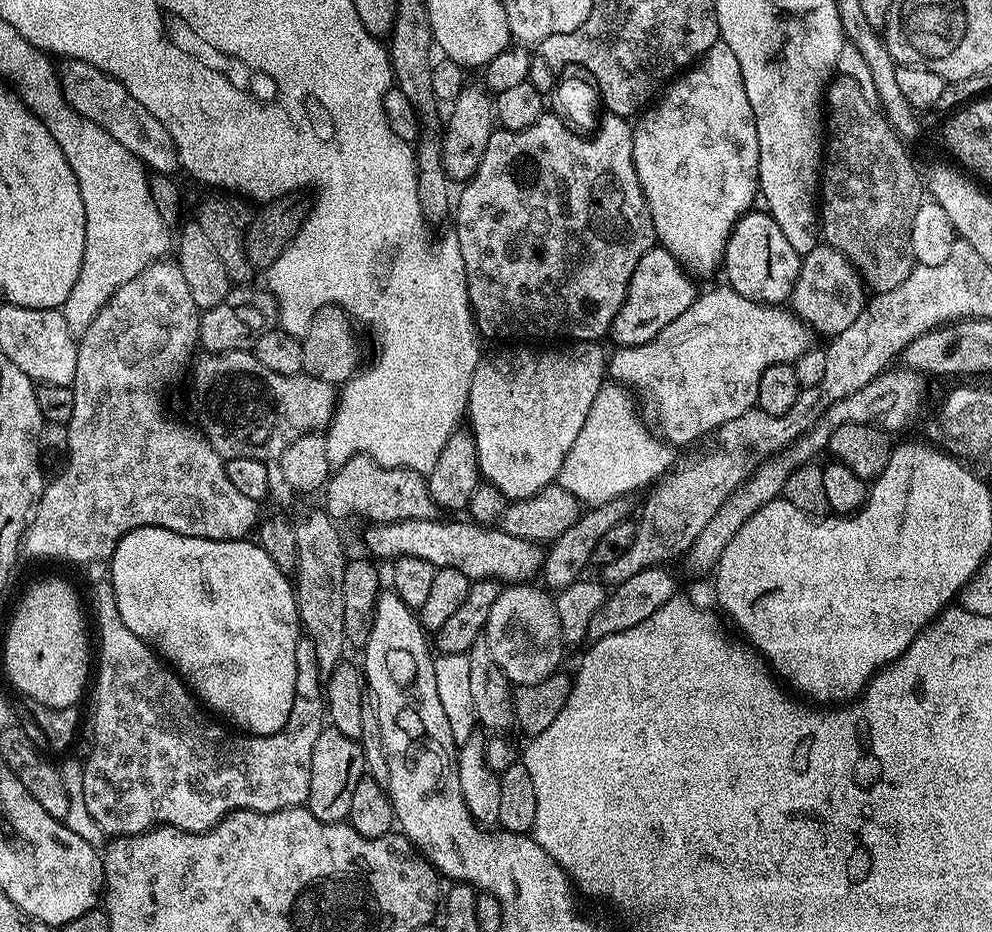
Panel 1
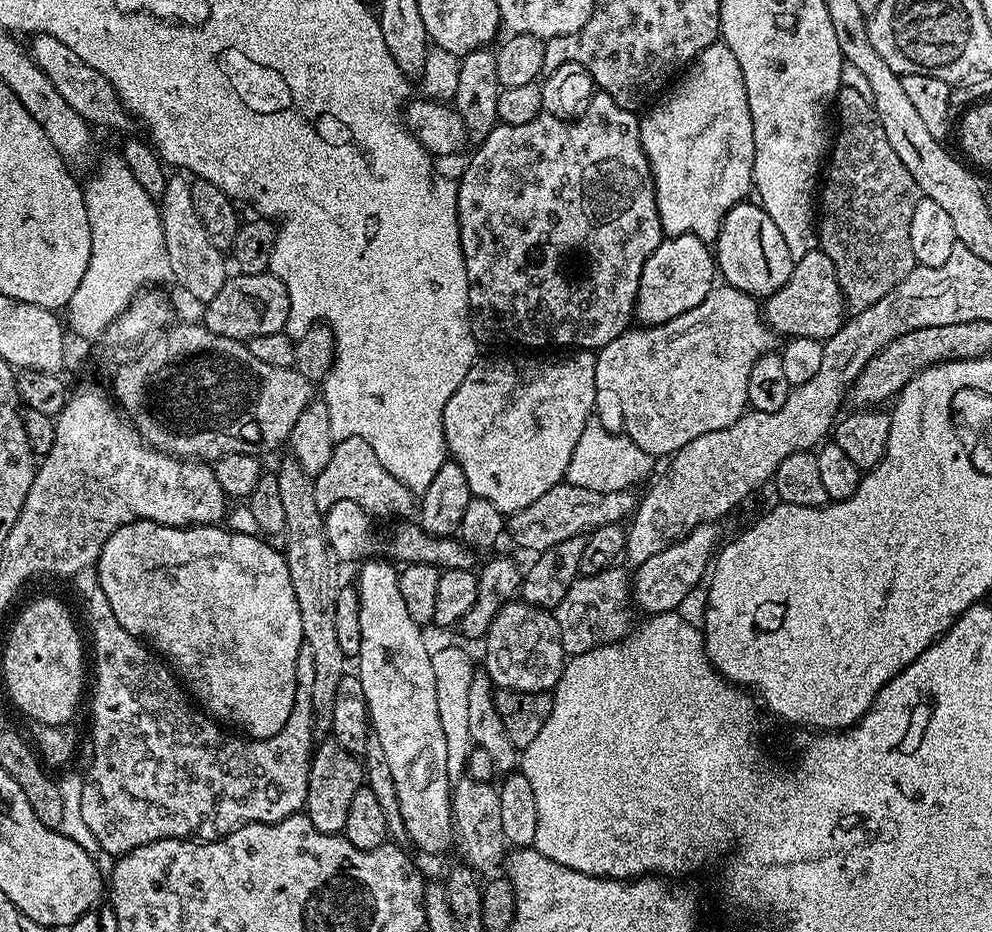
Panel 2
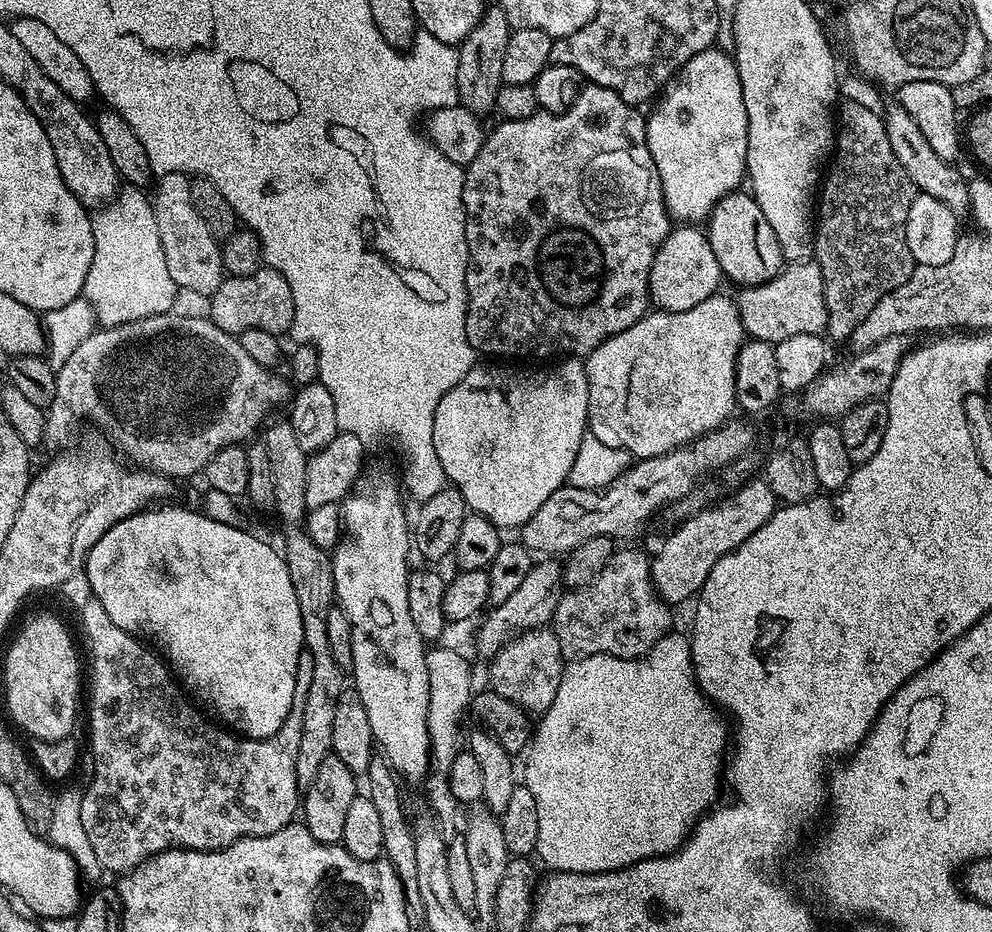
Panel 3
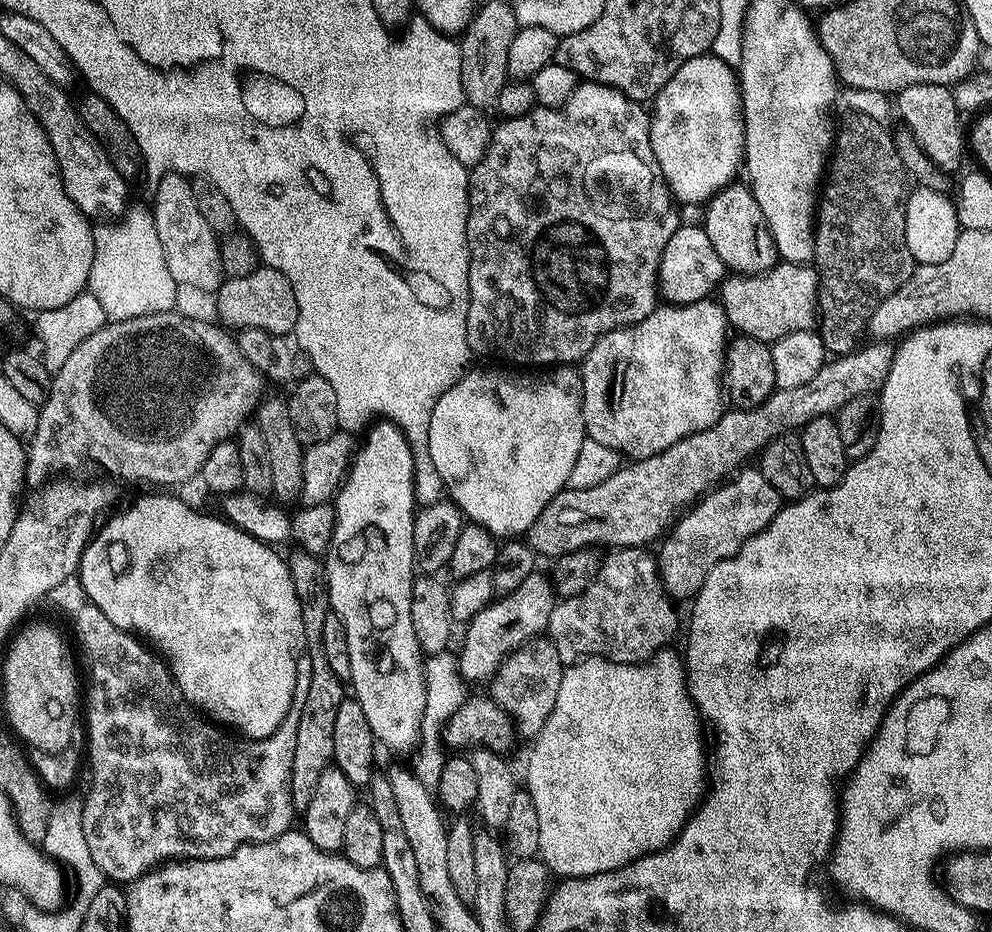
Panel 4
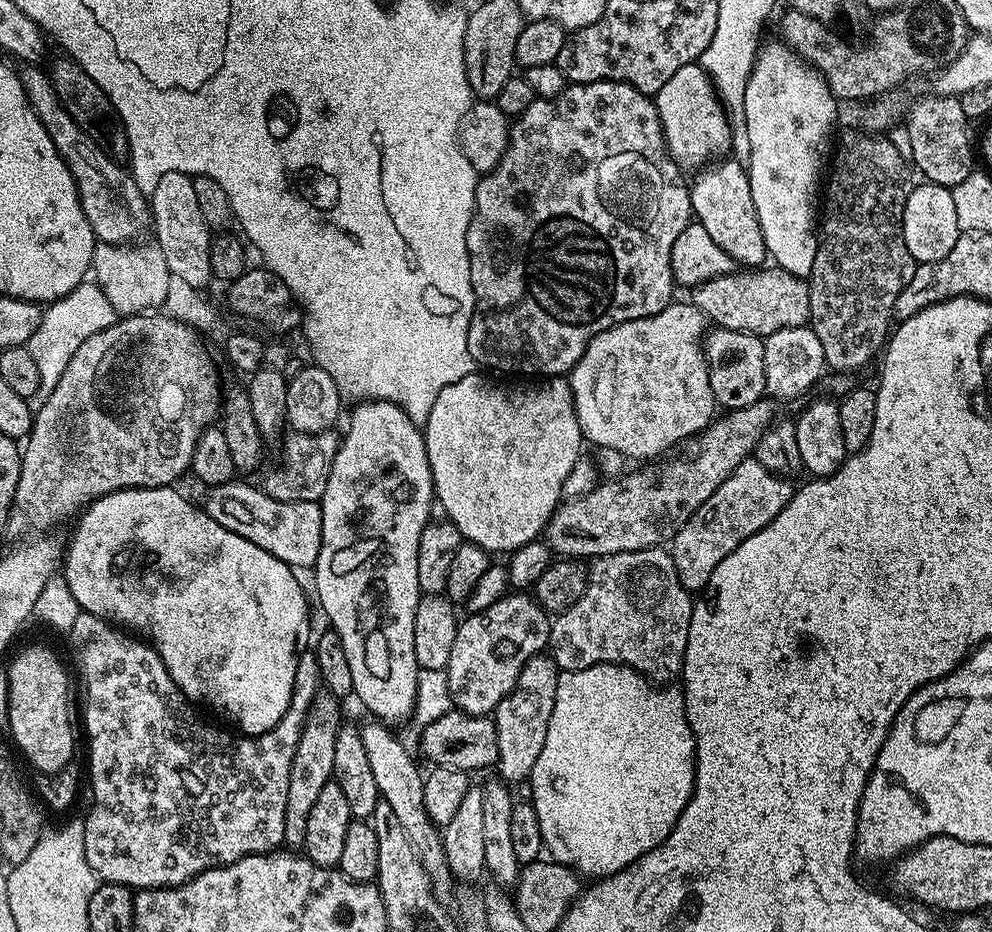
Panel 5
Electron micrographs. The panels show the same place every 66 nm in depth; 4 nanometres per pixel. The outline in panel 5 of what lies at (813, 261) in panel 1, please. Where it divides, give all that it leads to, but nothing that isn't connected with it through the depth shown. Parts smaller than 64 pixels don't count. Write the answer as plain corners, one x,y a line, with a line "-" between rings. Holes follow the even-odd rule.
775,266
738,272
716,276
691,289
691,303
702,310
715,327
748,332
751,336
763,338
783,328
802,328
809,323
810,290
807,279
-
764,270
765,272
760,272

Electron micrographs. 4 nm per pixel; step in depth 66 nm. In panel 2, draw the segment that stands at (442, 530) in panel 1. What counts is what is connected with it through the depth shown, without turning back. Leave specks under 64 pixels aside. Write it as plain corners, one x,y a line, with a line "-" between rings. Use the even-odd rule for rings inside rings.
347,500
346,502
334,502
334,506
330,506
324,512
324,529
326,530
326,538
330,542
330,546
336,551
336,556
342,562
348,560
356,560
355,562
363,562
369,558
383,558
389,562
395,562
397,565
406,564
433,564
435,568
472,568
473,549
469,548
463,540
453,538
452,536
431,536
430,533
420,527
419,523
404,524
408,522
396,522
393,528
375,528
373,517
364,511
362,506
358,506
354,502

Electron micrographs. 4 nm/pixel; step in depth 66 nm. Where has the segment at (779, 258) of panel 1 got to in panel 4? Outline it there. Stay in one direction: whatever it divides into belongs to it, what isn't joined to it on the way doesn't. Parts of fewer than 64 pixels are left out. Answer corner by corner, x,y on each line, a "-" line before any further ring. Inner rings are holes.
733,182
721,188
707,201
704,210
702,227
710,238
710,246
718,250
718,258
722,258
725,269
742,276
759,276
778,263
774,238
762,214
762,206
758,206
747,183

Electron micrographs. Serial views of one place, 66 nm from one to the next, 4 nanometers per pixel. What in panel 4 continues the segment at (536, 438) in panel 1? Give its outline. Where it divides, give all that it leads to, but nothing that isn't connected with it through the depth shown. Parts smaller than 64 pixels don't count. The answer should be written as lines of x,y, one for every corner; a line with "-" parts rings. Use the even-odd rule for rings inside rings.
552,366
541,376
528,376
524,384
511,380
508,376
499,376
496,372
465,371
462,379
446,394
438,398
434,406
434,414
430,414
430,434
428,435
428,453
434,462
434,470
438,470
438,478
442,478
447,499
464,513
465,521
474,523
479,528
485,528
488,533
497,538
520,538
534,526
538,514
546,510
552,499
568,487
570,470
574,470
574,461
578,458
578,450
582,450
582,442
586,438
584,431
584,415
582,414
582,382
580,373
572,366

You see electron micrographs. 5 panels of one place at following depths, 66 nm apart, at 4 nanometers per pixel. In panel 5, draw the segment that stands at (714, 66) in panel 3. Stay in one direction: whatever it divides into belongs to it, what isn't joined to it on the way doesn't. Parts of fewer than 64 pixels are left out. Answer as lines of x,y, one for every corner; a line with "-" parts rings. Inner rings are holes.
699,63
682,66
682,70
678,70
674,78
656,92
654,103
660,115
668,155
681,169
699,170
731,149
732,128
728,124
728,114
720,103
711,78

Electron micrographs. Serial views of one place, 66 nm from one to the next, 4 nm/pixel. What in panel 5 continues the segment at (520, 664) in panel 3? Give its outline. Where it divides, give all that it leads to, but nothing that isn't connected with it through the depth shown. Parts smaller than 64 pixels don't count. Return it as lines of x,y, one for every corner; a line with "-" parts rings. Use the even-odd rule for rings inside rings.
541,654
530,658
526,666
522,666
522,674
518,674
518,682
502,702
498,702
494,719
498,734
498,760
494,768
498,770
499,779
509,785
516,786
519,780
527,781
534,770
534,762
538,762
538,754
542,754
542,746
546,742
546,730
550,722
550,714
554,714
554,694
558,692
560,672
551,655

